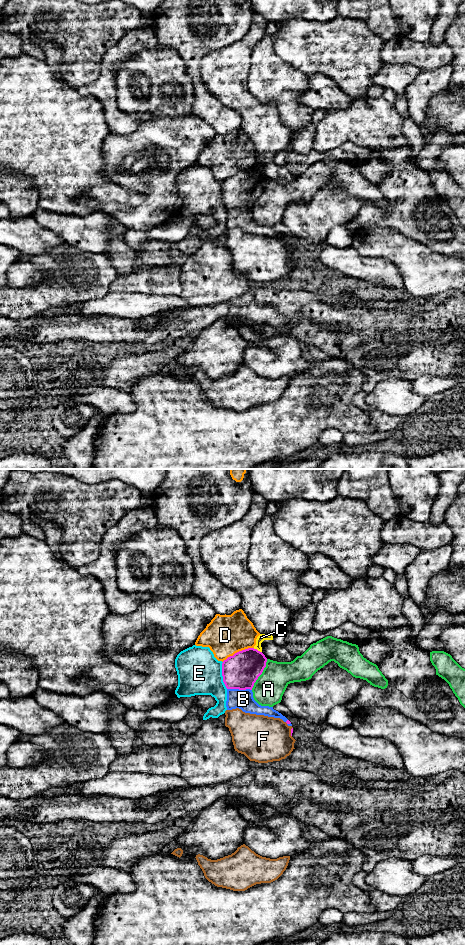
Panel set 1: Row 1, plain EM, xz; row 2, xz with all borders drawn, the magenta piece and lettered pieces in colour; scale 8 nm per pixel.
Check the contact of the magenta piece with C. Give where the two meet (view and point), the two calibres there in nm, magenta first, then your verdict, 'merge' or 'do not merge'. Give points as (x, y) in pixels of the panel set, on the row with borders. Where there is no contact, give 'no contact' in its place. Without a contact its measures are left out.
xz (256, 649) | 280/60 nm | do not merge

